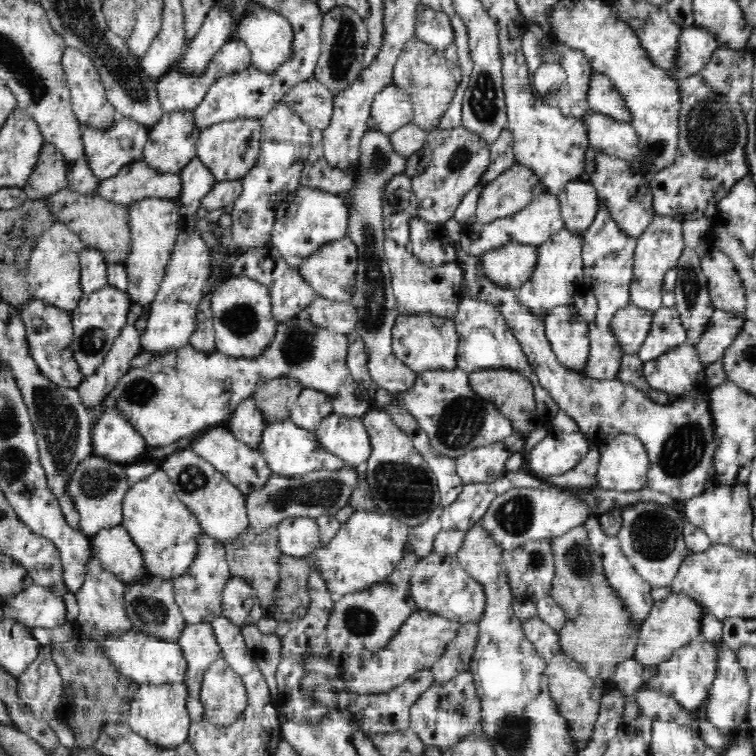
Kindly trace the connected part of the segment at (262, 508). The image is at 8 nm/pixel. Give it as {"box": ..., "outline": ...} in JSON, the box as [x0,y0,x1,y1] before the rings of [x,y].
{"box":[246,465,359,532],"outline":[[[346,465],[335,472],[319,470],[316,474],[307,477],[292,477],[287,479],[276,473],[270,474],[270,479],[260,490],[248,492],[246,512],[249,518],[249,527],[256,532],[262,532],[270,527],[277,527],[284,519],[290,517],[310,517],[315,519],[322,515],[335,515],[340,508],[350,502],[350,496],[358,484],[359,469]]]}

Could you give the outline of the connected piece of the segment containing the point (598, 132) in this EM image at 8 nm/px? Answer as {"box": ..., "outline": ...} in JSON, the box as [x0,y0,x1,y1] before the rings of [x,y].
{"box":[581,110,642,161],"outline":[[[592,110],[581,120],[588,130],[589,144],[596,152],[625,161],[640,158],[642,149],[638,147],[638,136],[630,123],[616,121]]]}

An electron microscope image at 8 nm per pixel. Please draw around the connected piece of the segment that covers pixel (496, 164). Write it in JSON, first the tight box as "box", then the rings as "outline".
{"box":[479,129,516,187],"outline":[[[505,129],[490,147],[490,162],[486,172],[482,174],[479,184],[484,187],[493,182],[500,174],[516,163],[513,153],[513,134]]]}

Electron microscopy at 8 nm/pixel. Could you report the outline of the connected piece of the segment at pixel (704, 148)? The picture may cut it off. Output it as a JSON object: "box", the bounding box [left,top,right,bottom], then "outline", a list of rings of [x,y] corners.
{"box":[648,74,749,223],"outline":[[[694,74],[679,82],[681,110],[678,115],[679,141],[675,161],[648,178],[656,215],[670,216],[685,223],[716,216],[718,204],[742,178],[749,175],[745,155],[748,126],[745,112],[717,94],[702,78]]]}

